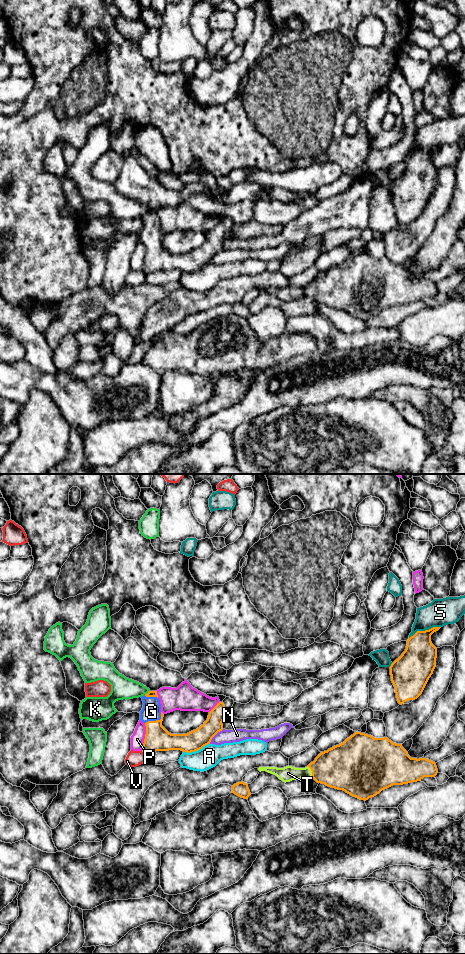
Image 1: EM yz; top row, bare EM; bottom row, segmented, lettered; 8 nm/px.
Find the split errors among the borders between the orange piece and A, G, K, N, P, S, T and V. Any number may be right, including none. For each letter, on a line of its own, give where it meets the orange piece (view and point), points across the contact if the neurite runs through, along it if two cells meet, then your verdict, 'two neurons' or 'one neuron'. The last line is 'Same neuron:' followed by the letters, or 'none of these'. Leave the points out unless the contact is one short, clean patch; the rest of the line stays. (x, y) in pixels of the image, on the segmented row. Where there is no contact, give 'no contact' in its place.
A: yz (196, 750) | two neurons
G: yz (156, 720) | across yz (157, 738), (156, 720), (151, 715), (151, 711) | one neuron
K: yz (147, 693) | along yz (149, 690), (144, 694) | two neurons
N: yz (215, 734) | two neurons
P: yz (145, 737) | two neurons
S: yz (425, 630) | two neurons
T: yz (312, 772) | across yz (342, 767), (329, 767), (312, 772), (288, 773) | one neuron
V: yz (143, 752) | two neurons
Same neuron: G, T

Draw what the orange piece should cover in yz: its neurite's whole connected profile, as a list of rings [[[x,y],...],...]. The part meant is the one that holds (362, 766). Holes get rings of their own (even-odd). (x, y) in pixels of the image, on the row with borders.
[[[361,732],[321,752],[305,768],[288,765],[284,768],[259,767],[258,770],[274,774],[285,783],[312,778],[364,801],[393,785],[421,781],[438,773],[435,762],[411,758],[402,744]]]

